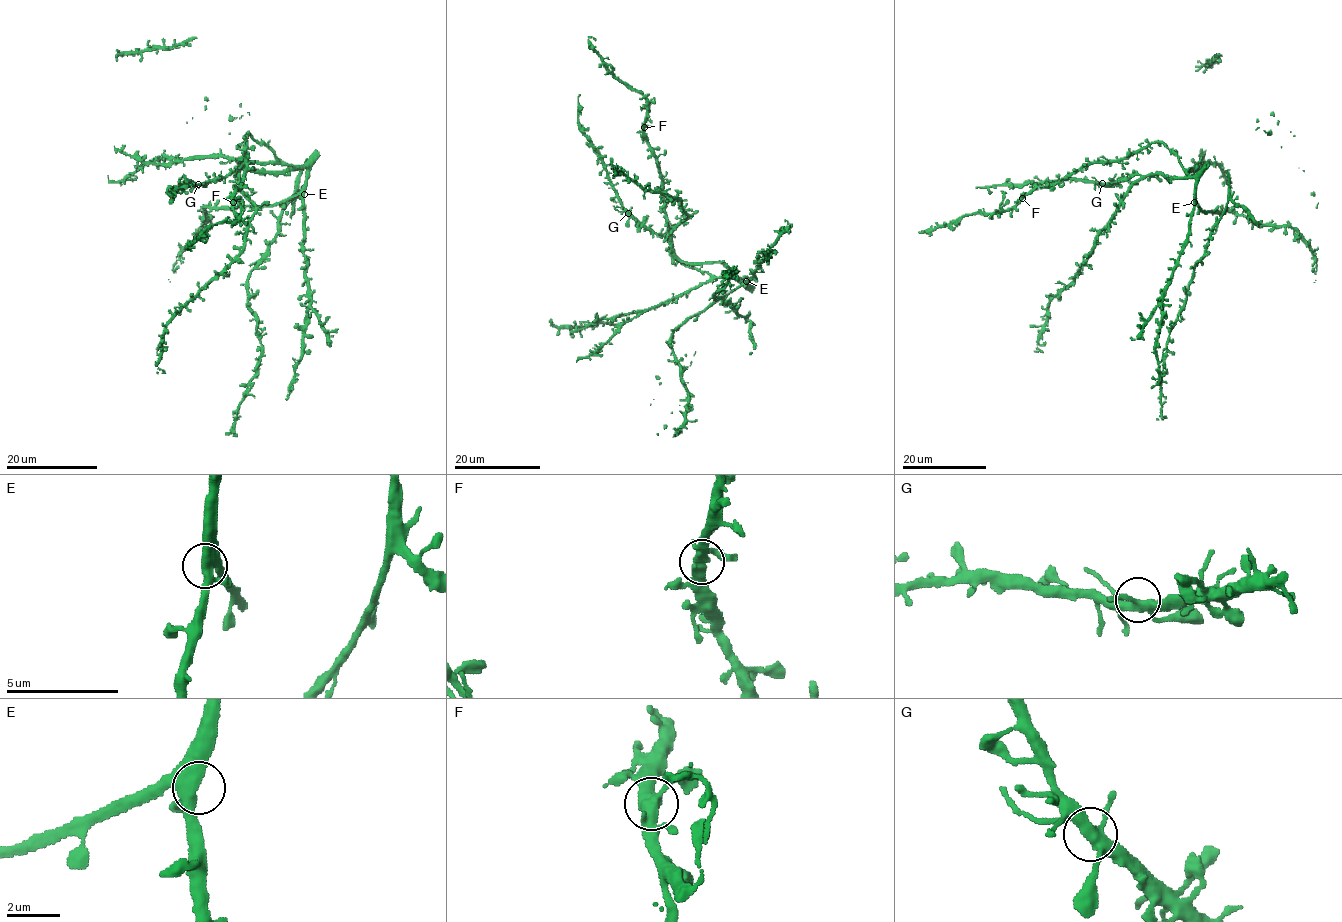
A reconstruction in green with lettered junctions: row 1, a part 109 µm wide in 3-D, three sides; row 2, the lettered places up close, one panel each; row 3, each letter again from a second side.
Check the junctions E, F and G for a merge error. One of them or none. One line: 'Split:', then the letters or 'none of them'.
Split: none of them

